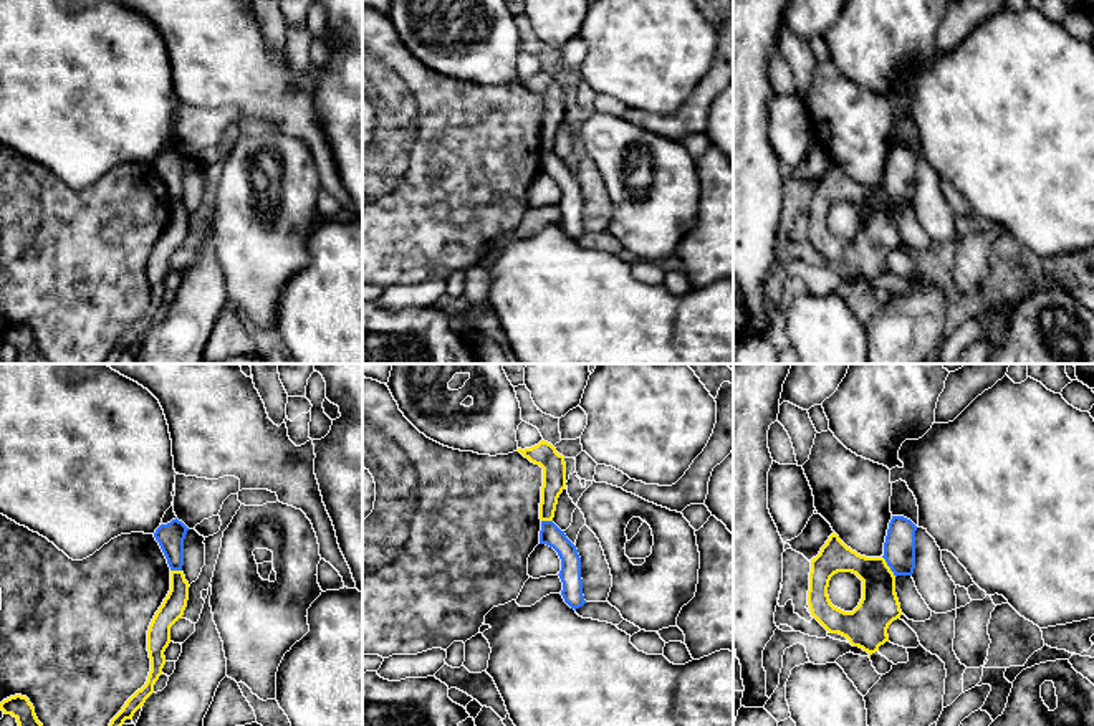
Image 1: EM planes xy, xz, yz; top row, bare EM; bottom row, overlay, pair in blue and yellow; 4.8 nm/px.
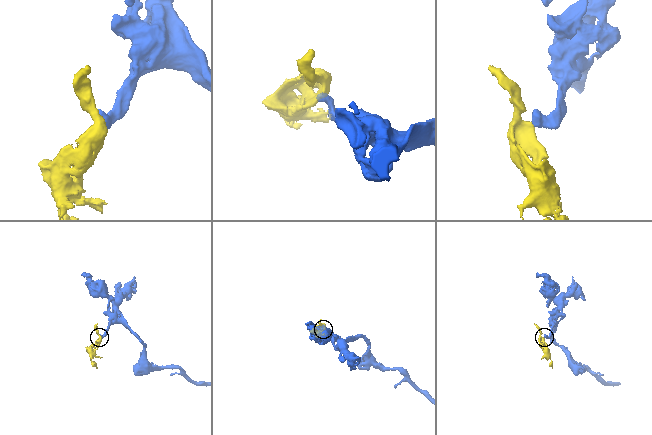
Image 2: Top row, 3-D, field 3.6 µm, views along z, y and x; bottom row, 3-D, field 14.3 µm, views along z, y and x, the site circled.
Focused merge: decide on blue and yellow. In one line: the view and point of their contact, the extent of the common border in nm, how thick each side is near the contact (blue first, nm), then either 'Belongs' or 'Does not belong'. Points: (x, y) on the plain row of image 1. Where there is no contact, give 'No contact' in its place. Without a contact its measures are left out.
Touches blue at yz (887, 194). Shared border 120 nm. Thickness 160 nm (blue) against 190 nm. Does not belong

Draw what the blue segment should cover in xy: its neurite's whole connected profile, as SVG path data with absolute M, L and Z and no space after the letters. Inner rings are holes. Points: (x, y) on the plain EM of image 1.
M177 147L167 154L161 154L154 167L159 172L170 200L182 200L184 195L184 169L189 157Z

